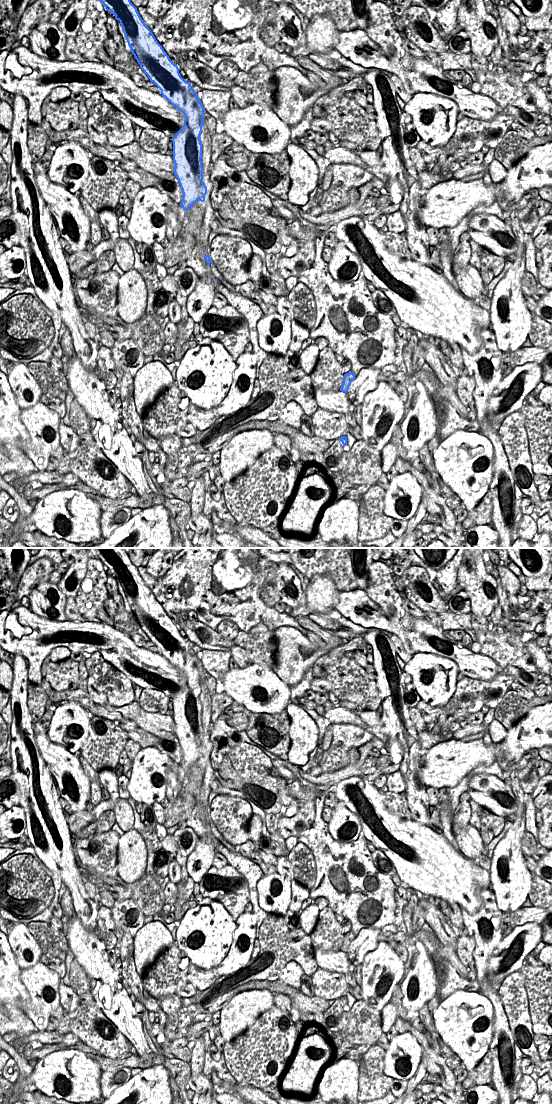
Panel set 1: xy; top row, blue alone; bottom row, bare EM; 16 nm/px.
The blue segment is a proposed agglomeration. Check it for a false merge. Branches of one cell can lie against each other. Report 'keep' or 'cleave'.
keep

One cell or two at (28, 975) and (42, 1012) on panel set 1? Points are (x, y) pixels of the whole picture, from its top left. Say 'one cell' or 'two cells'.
one cell

